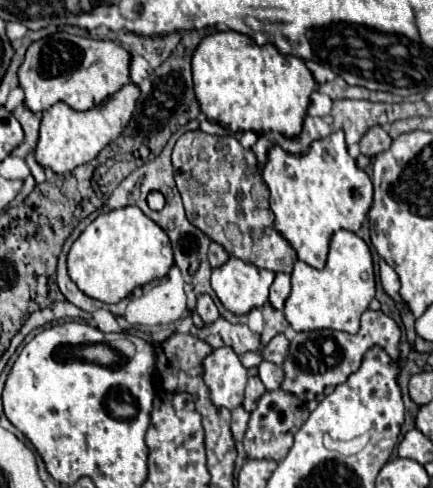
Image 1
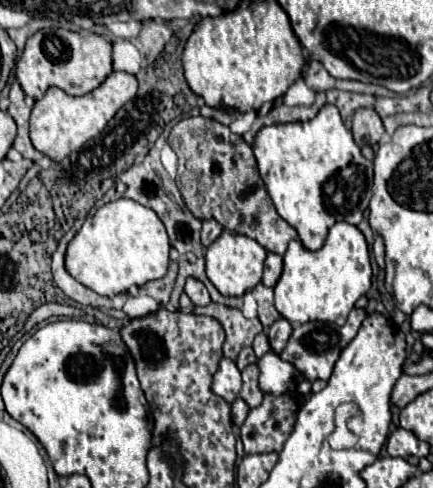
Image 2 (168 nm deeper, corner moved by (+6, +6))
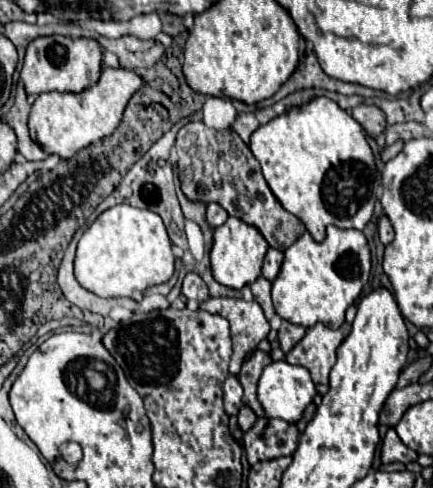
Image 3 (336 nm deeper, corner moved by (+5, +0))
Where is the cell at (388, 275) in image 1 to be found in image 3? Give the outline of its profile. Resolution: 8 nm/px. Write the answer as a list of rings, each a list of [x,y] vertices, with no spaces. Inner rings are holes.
[[[385,216],[379,220],[379,240],[381,240],[383,244],[389,244],[389,242],[393,240],[393,228],[391,228],[391,222],[389,222]]]

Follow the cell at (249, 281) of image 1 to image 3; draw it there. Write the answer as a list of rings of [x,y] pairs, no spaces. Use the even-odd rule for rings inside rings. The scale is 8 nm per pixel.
[[[227,218],[227,222],[219,226],[213,234],[213,248],[209,252],[213,278],[219,284],[233,290],[241,290],[243,286],[253,284],[261,276],[261,266],[267,250],[269,250],[269,244],[257,228],[241,222],[239,218]]]

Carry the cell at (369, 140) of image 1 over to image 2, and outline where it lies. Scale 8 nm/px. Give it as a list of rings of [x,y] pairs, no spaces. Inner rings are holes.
[[[360,108],[352,116],[352,134],[358,146],[376,146],[384,134],[382,118],[374,108]]]

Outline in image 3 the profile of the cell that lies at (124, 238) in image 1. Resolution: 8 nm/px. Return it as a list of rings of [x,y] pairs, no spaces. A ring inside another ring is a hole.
[[[117,204],[99,214],[81,236],[75,254],[75,278],[85,290],[101,298],[119,298],[167,282],[173,276],[173,264],[175,256],[161,216],[151,210]]]

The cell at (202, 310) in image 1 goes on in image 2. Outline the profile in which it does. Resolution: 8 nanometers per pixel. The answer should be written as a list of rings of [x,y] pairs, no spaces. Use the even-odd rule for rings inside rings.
[[[188,278],[188,280],[186,280],[184,292],[190,296],[190,300],[192,300],[196,306],[206,306],[206,304],[210,304],[210,294],[208,294],[206,286],[204,286],[200,280],[196,280],[196,278]]]

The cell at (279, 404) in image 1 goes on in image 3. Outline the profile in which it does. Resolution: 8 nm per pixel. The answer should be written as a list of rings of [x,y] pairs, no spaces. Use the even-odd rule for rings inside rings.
[[[257,418],[255,426],[245,432],[243,446],[249,464],[261,460],[273,460],[279,456],[291,456],[297,448],[299,430],[293,422],[283,422],[279,418]]]

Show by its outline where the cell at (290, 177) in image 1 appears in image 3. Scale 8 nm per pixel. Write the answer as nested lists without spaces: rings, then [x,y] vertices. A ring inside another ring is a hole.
[[[321,96],[301,108],[293,108],[287,114],[273,118],[251,134],[249,146],[253,156],[259,160],[263,176],[275,198],[287,212],[291,212],[305,224],[315,242],[325,240],[325,228],[329,224],[363,230],[365,224],[371,220],[377,192],[381,186],[375,158],[365,140],[363,128],[353,120],[349,112],[341,110],[333,100]]]

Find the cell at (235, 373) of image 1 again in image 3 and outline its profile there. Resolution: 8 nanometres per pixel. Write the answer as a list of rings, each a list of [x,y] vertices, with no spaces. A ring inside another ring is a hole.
[[[229,376],[225,382],[223,382],[223,400],[225,400],[225,412],[231,416],[235,416],[241,408],[241,396],[243,396],[243,388],[237,380],[237,376]]]

